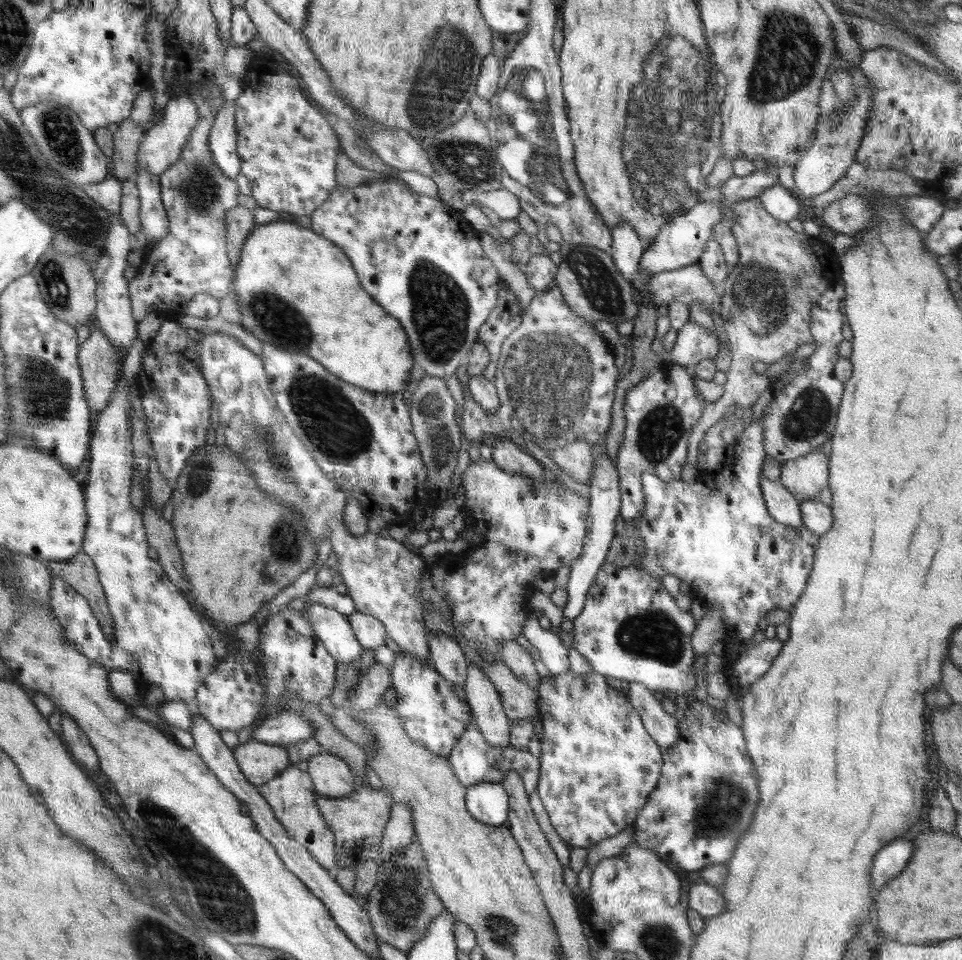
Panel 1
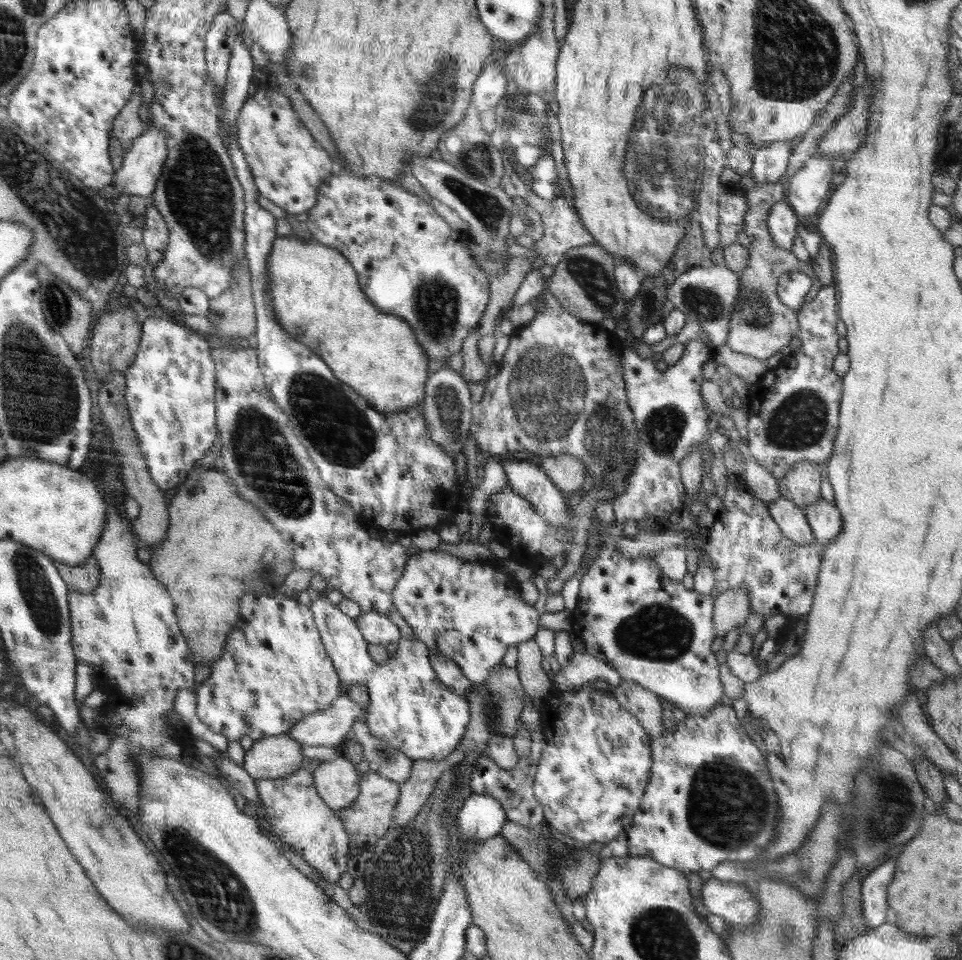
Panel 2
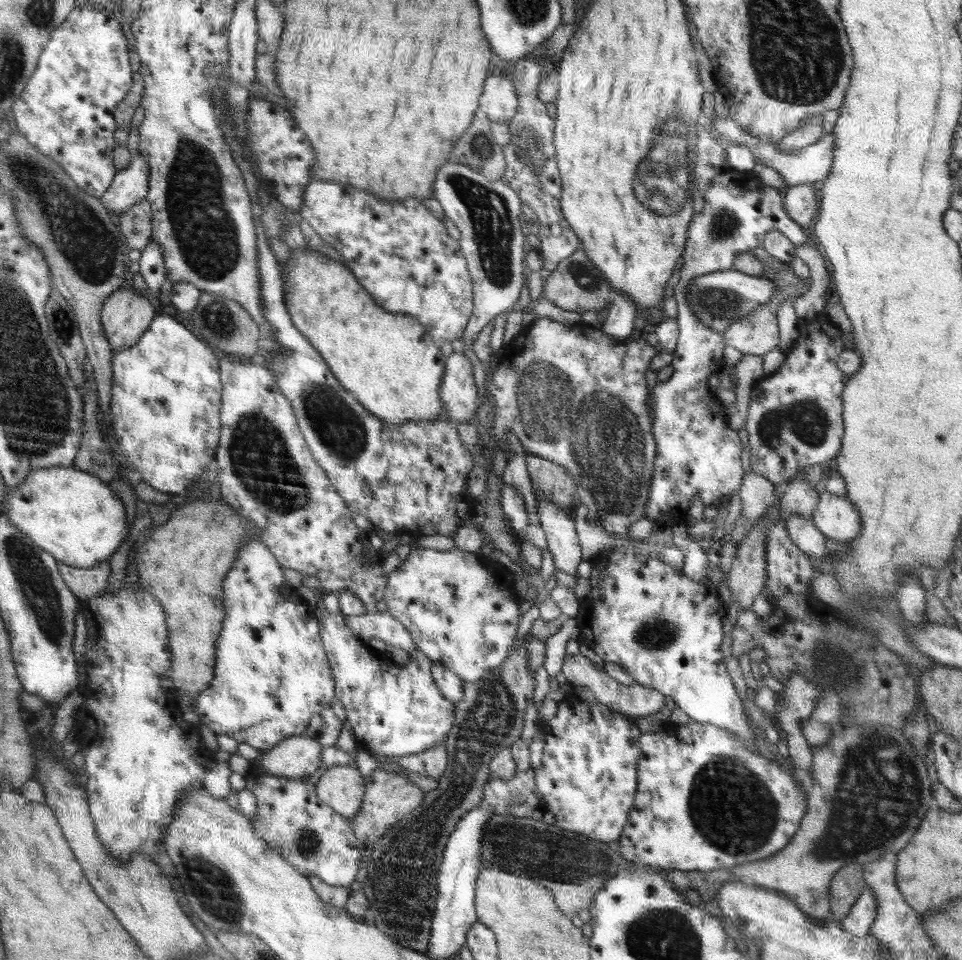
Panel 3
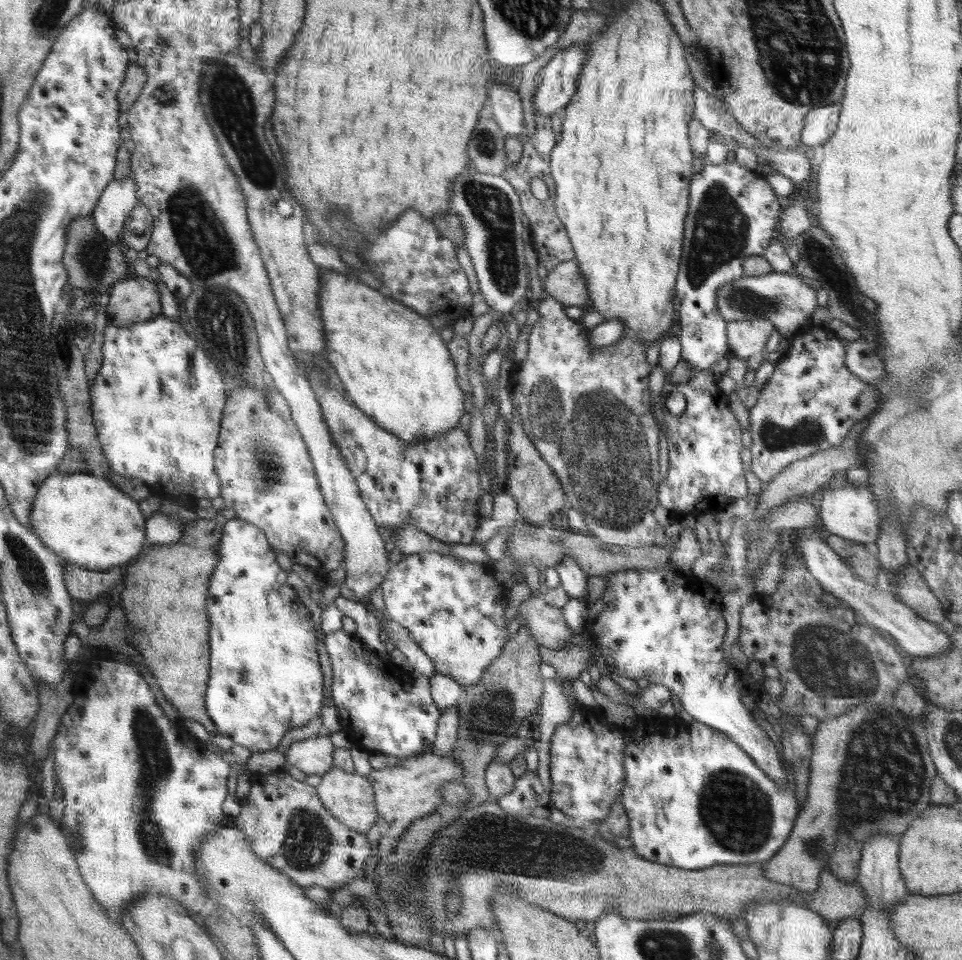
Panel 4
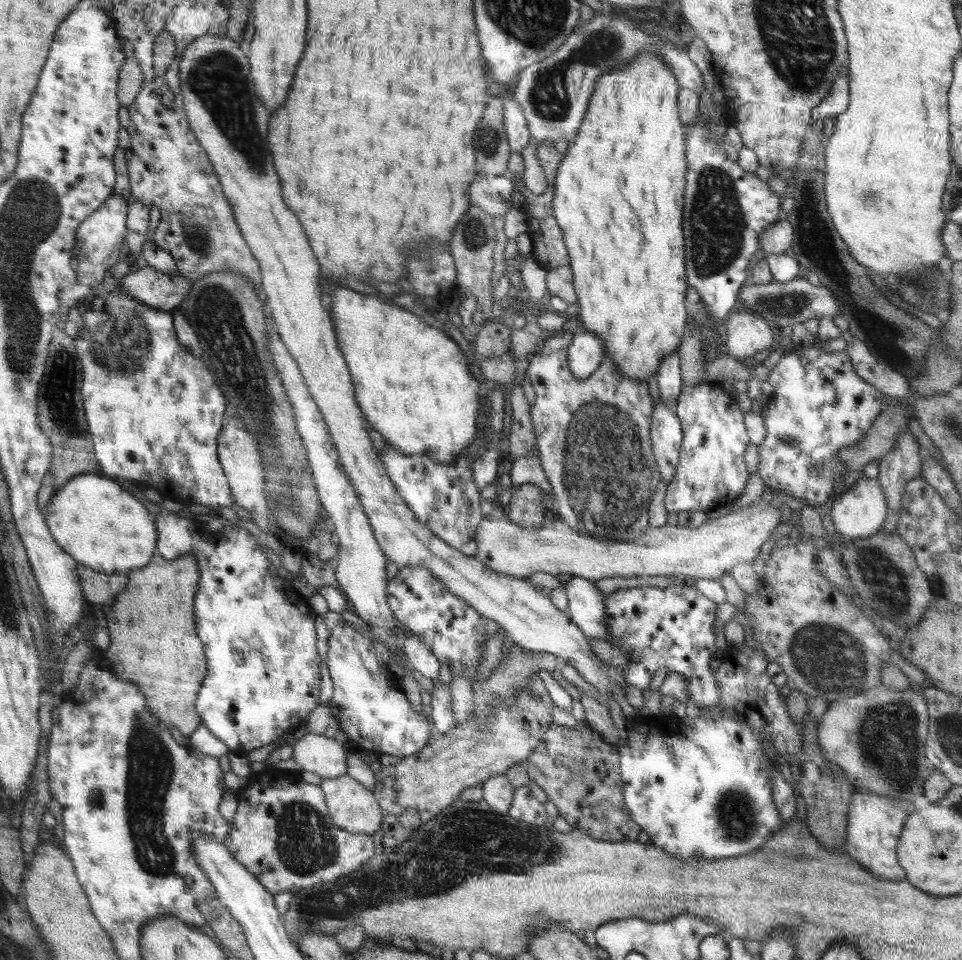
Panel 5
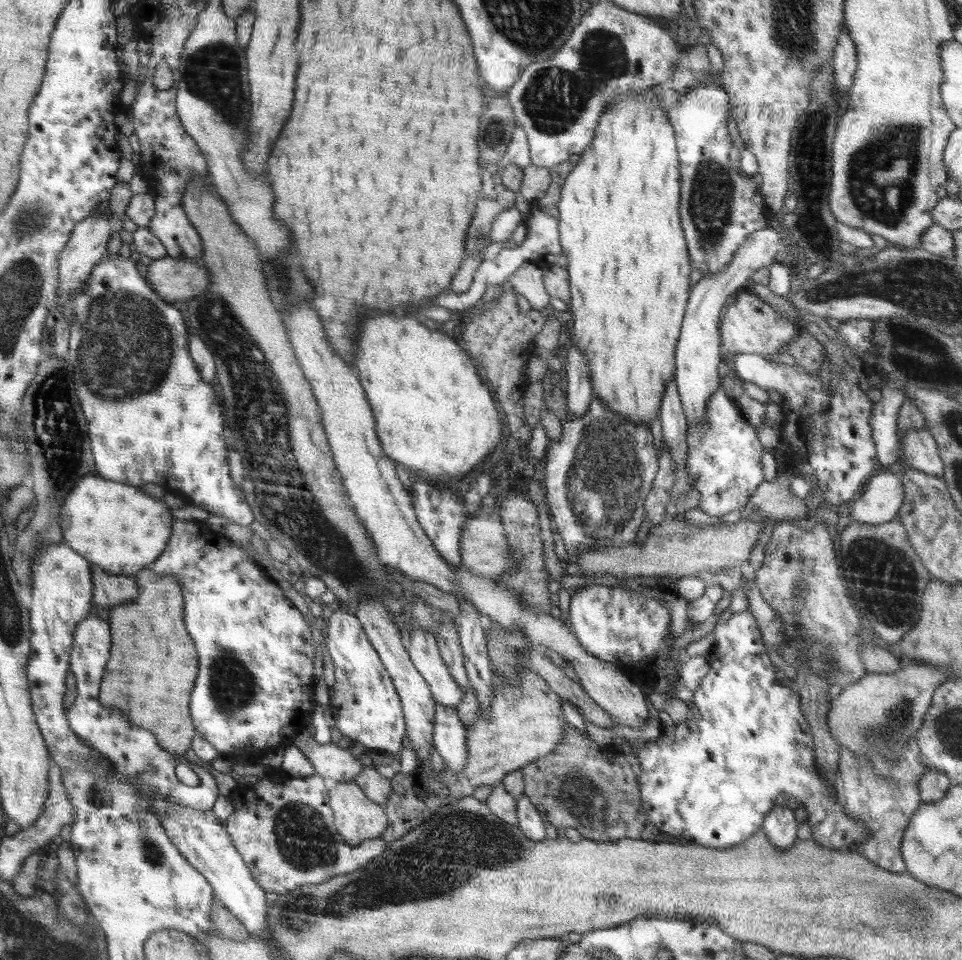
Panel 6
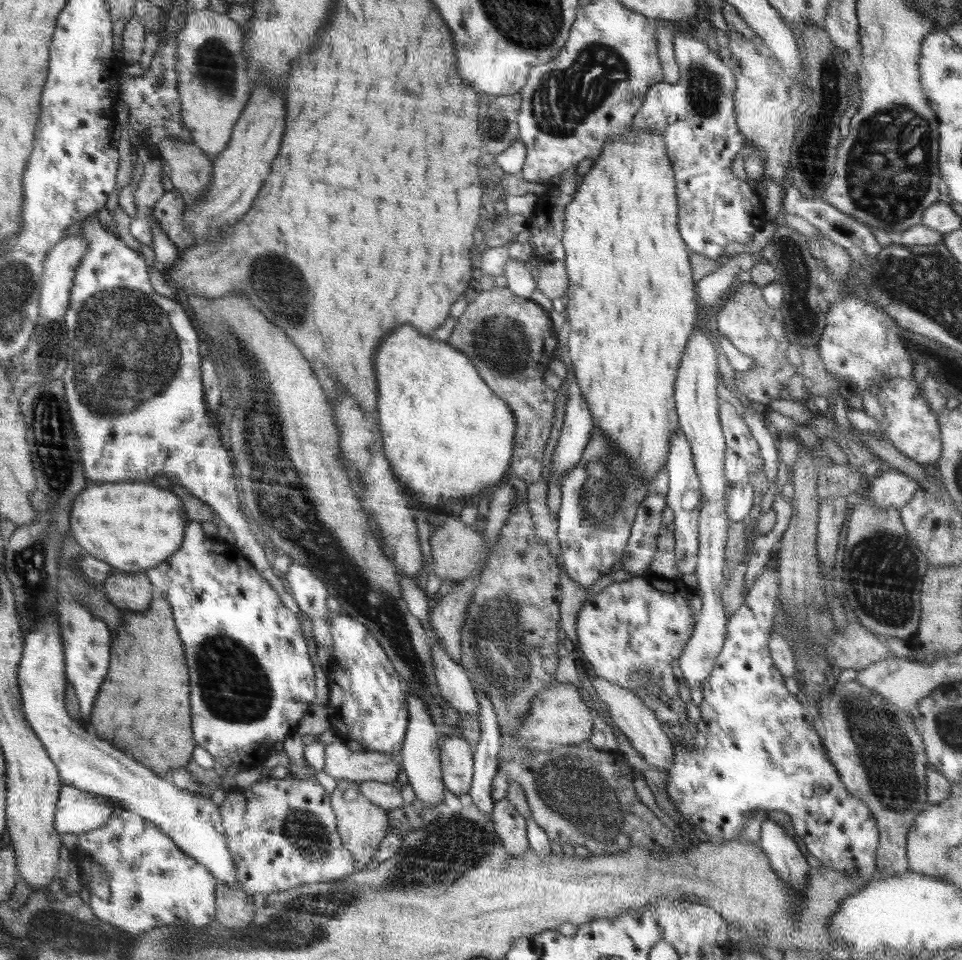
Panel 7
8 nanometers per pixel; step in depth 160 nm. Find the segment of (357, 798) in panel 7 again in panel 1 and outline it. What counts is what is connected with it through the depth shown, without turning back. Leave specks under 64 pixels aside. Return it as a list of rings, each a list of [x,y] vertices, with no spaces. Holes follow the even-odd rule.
[[[328,752],[311,756],[308,773],[319,795],[328,798],[346,798],[354,795],[359,783],[346,761]]]

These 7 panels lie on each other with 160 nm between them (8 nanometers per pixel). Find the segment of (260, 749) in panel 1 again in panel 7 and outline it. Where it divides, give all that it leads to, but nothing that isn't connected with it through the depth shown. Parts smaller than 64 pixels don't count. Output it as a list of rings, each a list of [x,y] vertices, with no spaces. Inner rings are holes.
[[[344,739],[327,744],[324,752],[326,764],[323,771],[338,783],[342,780],[392,783],[397,780],[403,765],[402,758],[396,753],[368,750],[352,752]]]

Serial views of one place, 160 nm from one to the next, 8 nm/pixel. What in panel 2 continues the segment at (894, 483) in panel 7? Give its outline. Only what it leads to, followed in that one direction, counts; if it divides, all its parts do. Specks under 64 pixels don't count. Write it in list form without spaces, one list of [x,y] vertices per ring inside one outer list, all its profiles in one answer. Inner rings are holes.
[[[821,498],[804,509],[815,540],[823,546],[842,532],[842,515],[835,503]]]

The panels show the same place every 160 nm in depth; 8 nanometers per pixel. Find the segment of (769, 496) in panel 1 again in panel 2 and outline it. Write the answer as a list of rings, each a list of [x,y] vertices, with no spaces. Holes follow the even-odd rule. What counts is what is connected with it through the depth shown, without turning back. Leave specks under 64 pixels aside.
[[[780,496],[769,504],[770,516],[780,527],[782,534],[796,544],[805,545],[815,541],[813,530],[807,521],[805,509]]]

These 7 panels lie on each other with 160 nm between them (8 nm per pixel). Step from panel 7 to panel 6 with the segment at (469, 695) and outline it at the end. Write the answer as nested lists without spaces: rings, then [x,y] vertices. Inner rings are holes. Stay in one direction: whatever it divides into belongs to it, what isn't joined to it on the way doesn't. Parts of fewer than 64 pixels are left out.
[[[414,629],[407,651],[415,667],[430,685],[437,704],[456,708],[462,702],[465,690],[457,686],[457,681],[442,660],[434,634]]]

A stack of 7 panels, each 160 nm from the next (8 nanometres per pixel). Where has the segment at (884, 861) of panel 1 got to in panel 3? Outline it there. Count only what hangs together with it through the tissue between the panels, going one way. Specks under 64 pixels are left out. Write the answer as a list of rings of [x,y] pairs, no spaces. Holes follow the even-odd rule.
[[[868,886],[864,887],[861,896],[852,906],[848,916],[840,922],[841,927],[857,937],[870,934],[870,927],[876,918],[876,906],[872,889]]]

